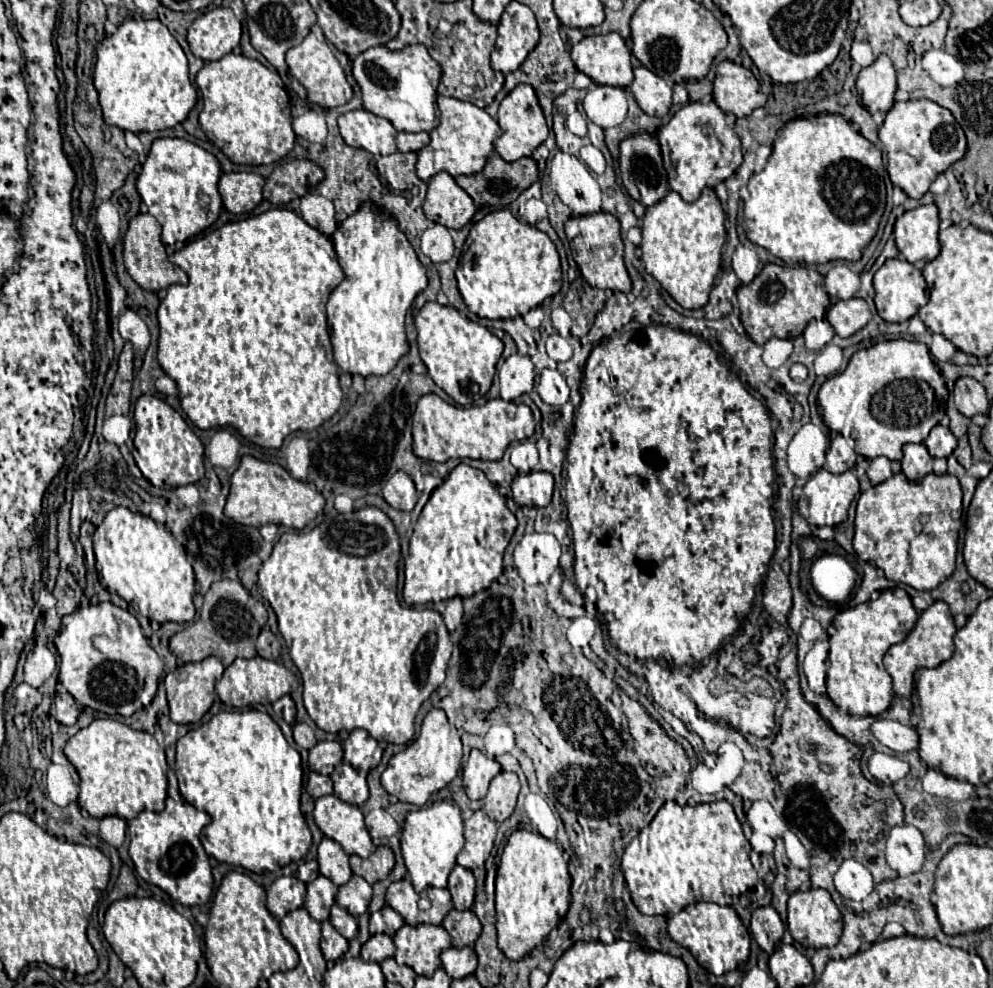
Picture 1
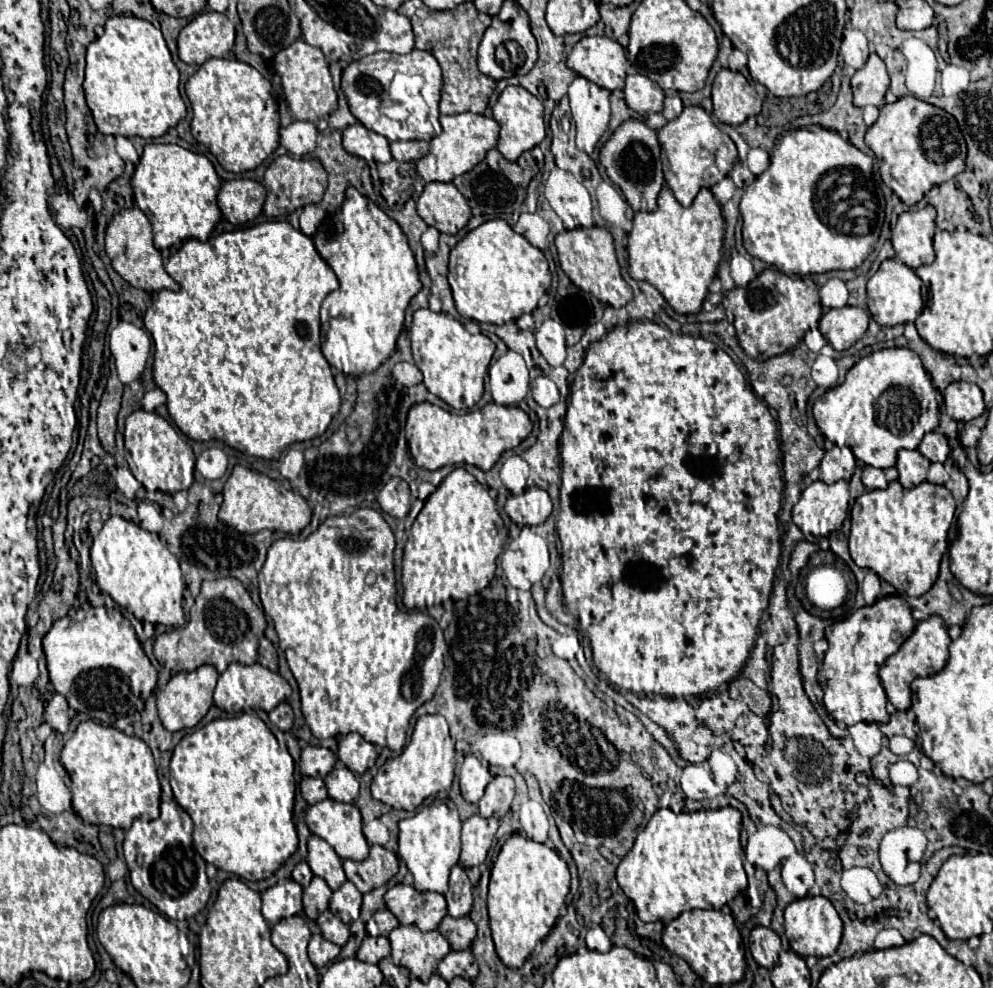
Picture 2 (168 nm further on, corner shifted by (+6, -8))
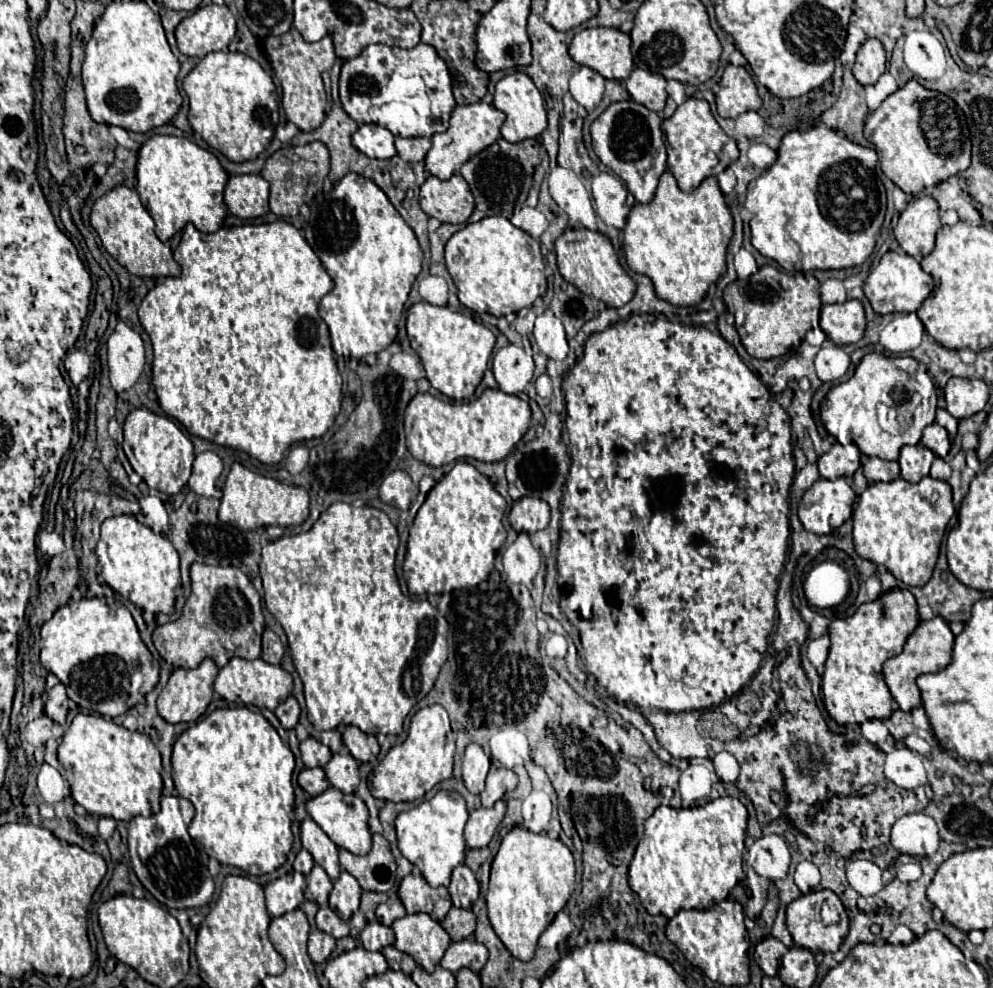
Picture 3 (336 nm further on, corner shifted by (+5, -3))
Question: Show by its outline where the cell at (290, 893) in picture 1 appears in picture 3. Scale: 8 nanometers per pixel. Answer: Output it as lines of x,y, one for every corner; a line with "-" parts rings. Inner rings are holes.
289,873
283,875
271,883
265,885
265,901
267,901
267,911
271,917
285,915
287,911
297,909
305,897
305,877
301,873

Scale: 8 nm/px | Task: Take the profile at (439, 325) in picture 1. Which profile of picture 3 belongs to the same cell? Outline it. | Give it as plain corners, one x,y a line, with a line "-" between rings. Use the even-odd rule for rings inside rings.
421,301
411,305
407,311
407,335
411,347
421,357
429,383
437,391
457,401
469,399
475,393
495,345
495,335
487,327
473,317
451,311
449,307
437,307

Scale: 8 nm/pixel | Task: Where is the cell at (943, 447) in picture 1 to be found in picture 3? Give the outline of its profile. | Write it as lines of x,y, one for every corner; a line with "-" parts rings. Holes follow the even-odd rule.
931,423
929,427
925,427
921,443
927,449
931,449
937,457
945,457
949,453
949,447
951,447
951,439
949,439
947,431
937,423

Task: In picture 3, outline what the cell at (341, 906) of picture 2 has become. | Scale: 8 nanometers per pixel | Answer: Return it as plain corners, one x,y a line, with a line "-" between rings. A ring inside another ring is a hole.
341,871
339,879
333,883
333,891
329,893
329,905
341,915
341,919
349,921
349,917
359,909
361,893
363,889
357,879
347,871

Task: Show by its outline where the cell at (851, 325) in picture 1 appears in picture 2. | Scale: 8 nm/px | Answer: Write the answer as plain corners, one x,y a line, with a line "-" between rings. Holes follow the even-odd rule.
856,306
828,310
820,320
820,332
834,350
846,350
858,342
868,328
868,312

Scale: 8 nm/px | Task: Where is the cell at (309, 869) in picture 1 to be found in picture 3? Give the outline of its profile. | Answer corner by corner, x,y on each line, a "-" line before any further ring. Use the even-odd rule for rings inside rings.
301,849
299,855
295,857
293,867
295,867
295,871
299,871
299,873
303,873
303,875
309,875
309,871
311,871
311,867
313,867
313,857
309,855
309,851

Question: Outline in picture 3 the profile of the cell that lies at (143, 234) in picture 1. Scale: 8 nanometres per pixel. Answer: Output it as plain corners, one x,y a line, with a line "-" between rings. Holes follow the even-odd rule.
117,187
105,193
103,197
99,197
91,209
91,225
95,227
107,253
119,265
123,265
131,275
159,279
159,277
177,277
181,273
171,255
171,249
157,239
153,217
147,213
143,203
139,201
139,195
135,189

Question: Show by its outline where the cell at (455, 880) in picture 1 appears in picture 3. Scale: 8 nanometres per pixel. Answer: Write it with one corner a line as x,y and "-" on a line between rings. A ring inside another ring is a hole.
459,865
453,869
449,895
455,907
469,909
477,897
479,897
479,883
475,879
475,873
467,865

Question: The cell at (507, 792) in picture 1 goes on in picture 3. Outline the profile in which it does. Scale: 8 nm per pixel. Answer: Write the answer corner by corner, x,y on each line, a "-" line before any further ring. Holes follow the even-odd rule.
499,767
491,769
487,775
487,787
481,793
481,803
483,807
493,807
495,801
505,799
507,793
511,793
517,787
517,775
511,769

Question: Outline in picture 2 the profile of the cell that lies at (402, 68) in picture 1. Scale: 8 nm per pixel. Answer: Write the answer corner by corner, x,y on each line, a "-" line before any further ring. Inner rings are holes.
412,50
410,54
374,52
352,64
342,72
342,92
350,112
368,130
374,130
394,140
426,140
442,132
438,109
442,94
442,70
438,60
426,50

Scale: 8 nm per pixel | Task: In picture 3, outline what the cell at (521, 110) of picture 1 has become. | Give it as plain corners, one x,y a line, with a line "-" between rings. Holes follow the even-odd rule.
511,73
505,75
497,85
495,85
495,99
493,105
507,115
507,119
501,125
501,135
509,143
519,143
523,139
539,137
547,129
547,111
545,111
545,101
533,81
525,73

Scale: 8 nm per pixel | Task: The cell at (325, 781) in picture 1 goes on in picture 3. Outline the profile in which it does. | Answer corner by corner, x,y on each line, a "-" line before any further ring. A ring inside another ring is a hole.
321,767
303,769
303,771
299,773
297,781
299,781
299,785
301,785
311,797
323,793
323,791
329,787
329,781
327,781
327,777
325,777
325,773
323,773

